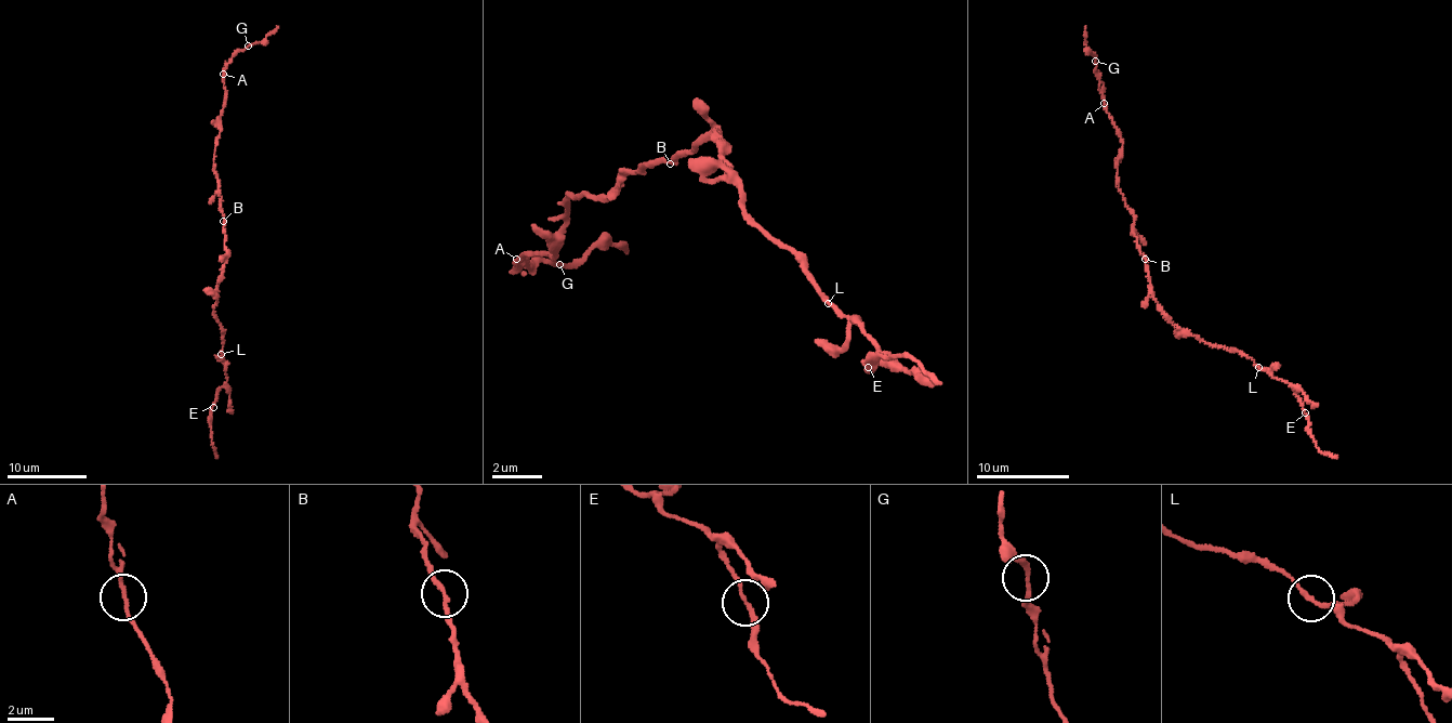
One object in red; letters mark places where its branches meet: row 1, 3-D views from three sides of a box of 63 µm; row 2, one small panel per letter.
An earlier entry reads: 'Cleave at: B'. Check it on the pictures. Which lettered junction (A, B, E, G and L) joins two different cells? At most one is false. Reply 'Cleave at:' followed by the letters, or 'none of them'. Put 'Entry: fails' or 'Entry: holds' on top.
Entry: fails
Cleave at: none of them

